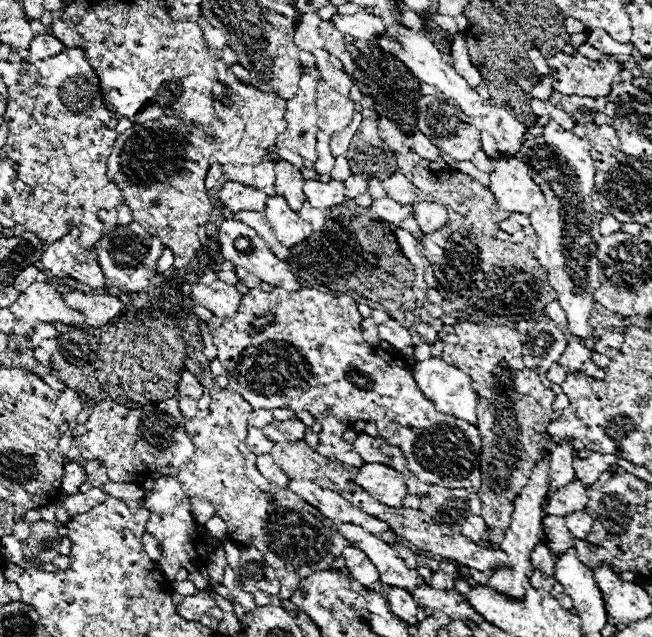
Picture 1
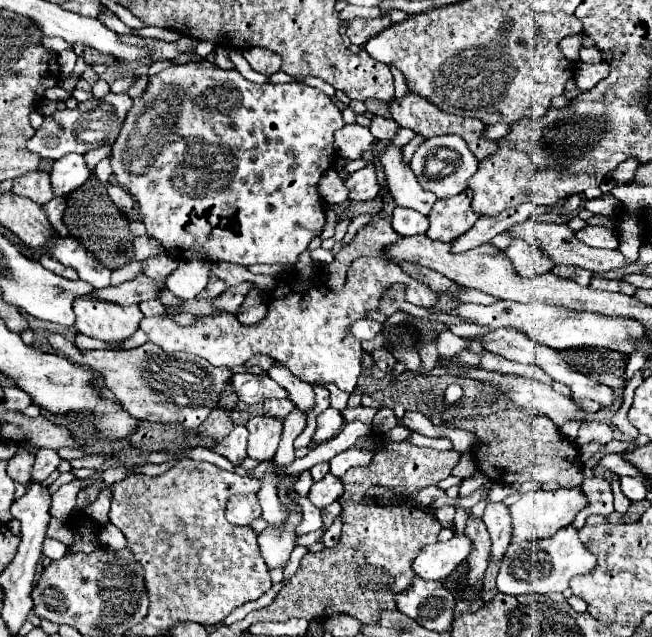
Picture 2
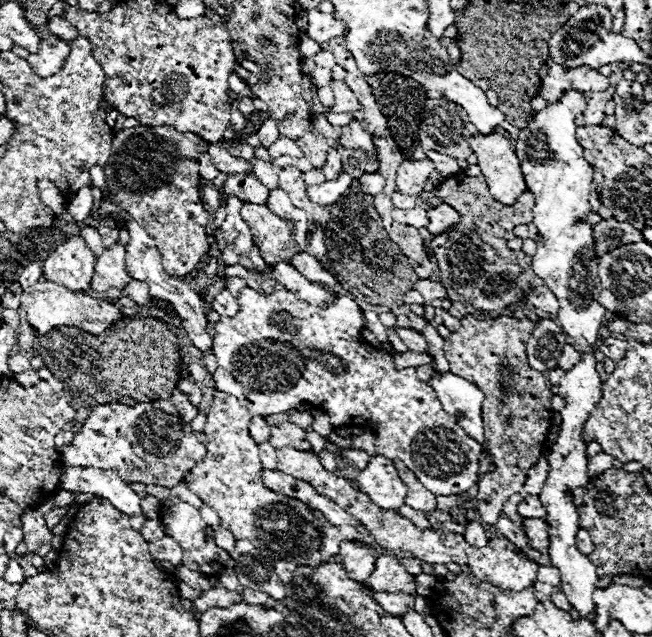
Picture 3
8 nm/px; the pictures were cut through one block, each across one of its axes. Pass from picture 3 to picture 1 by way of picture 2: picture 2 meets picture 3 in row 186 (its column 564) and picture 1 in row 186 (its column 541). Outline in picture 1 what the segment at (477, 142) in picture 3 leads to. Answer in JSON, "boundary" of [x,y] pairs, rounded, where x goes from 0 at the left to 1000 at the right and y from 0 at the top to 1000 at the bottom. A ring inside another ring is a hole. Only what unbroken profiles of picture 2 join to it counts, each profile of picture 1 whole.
{"boundary":[[[770,245],[758,254],[752,273],[752,298],[770,330],[813,336],[819,327],[834,320],[834,305],[828,292],[813,276],[813,261]]]}

